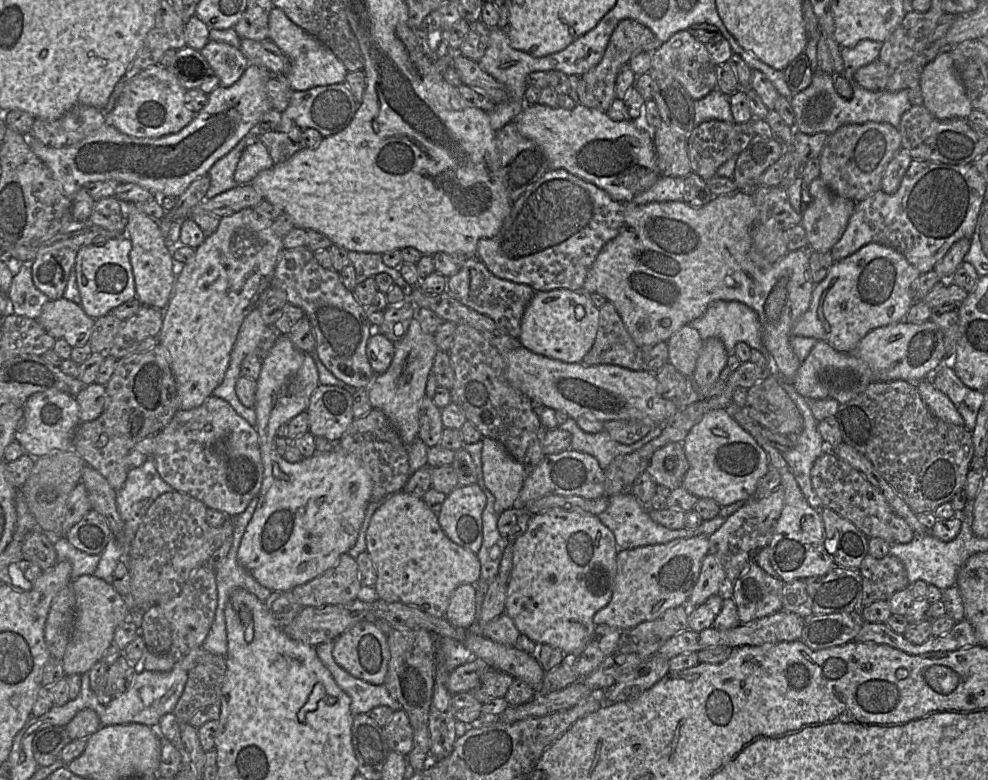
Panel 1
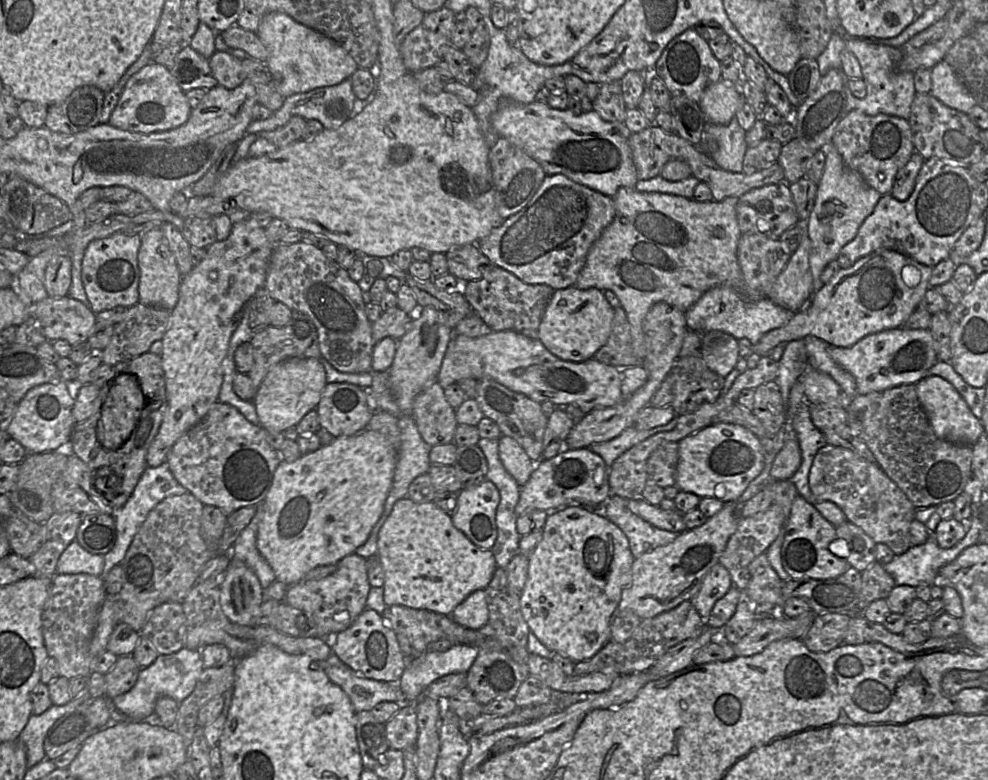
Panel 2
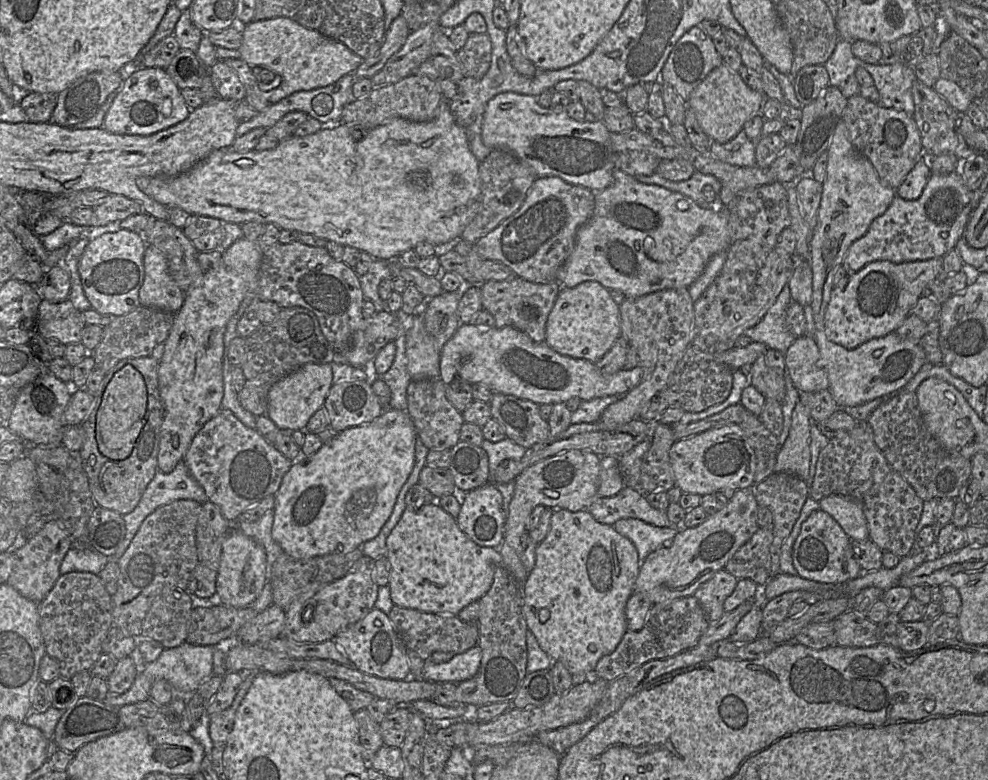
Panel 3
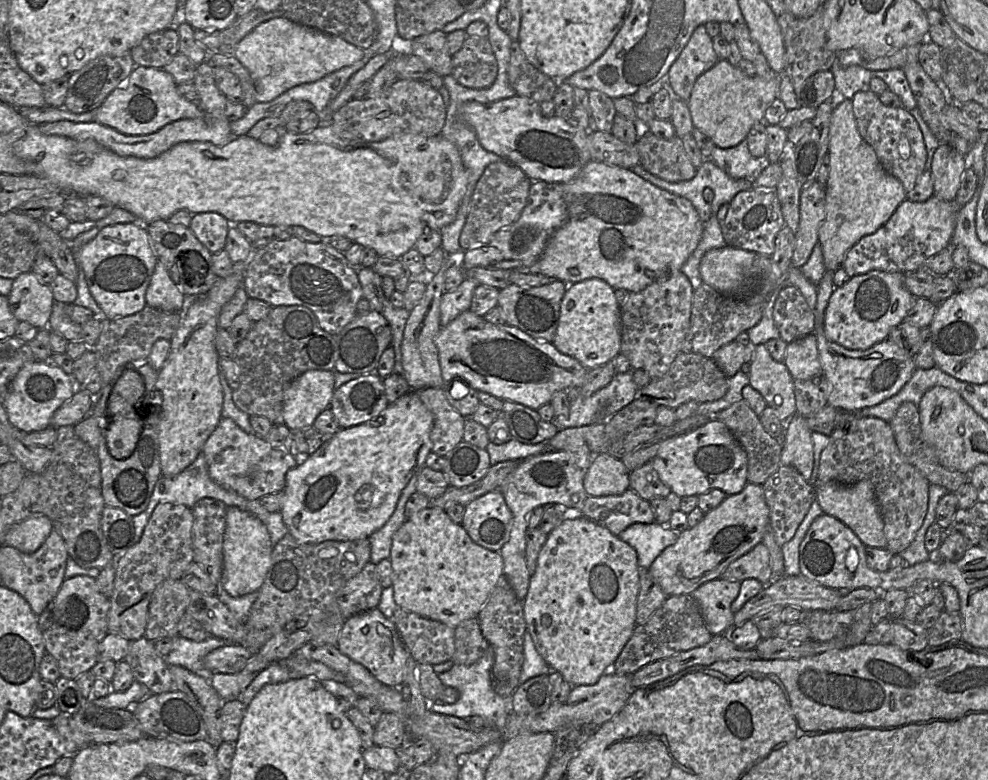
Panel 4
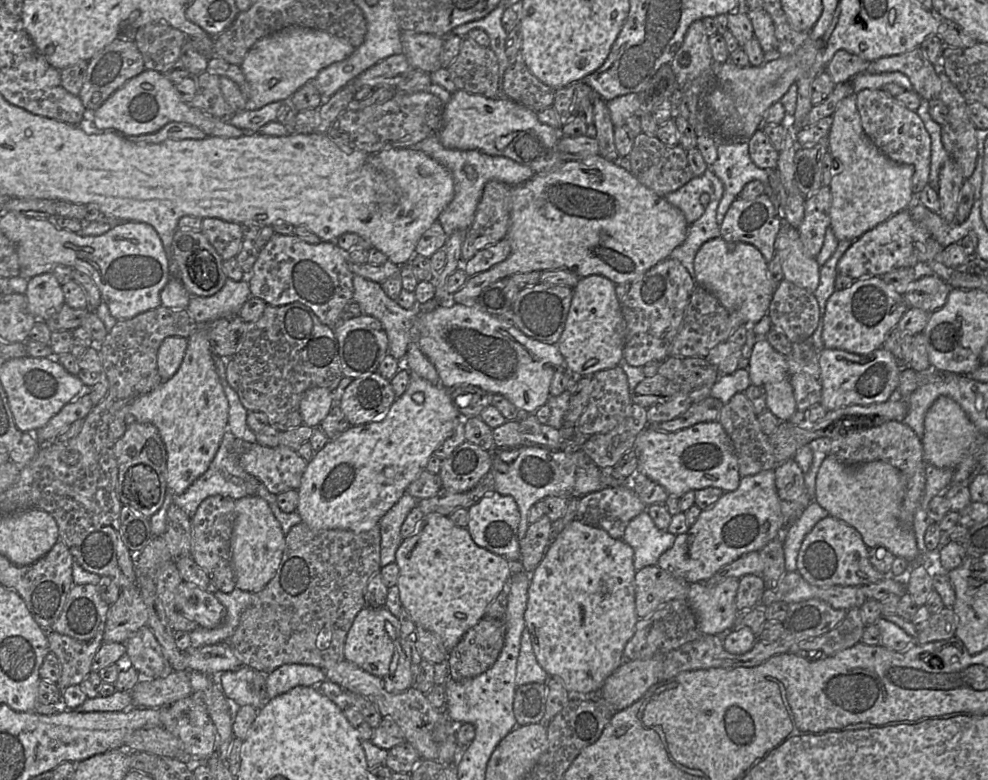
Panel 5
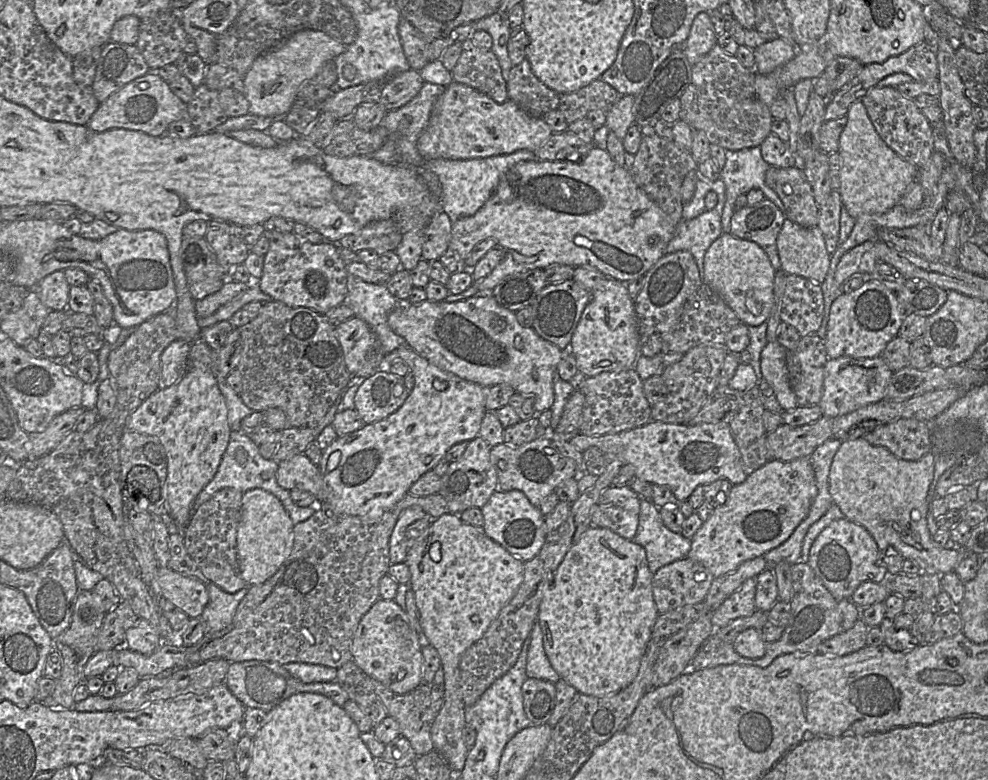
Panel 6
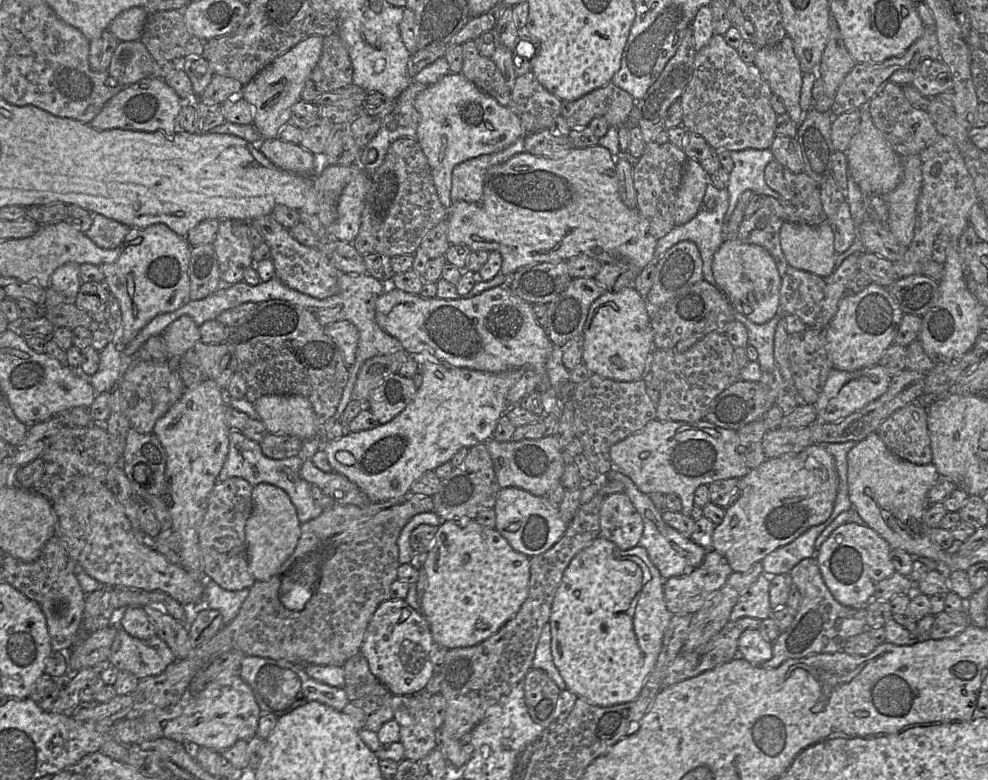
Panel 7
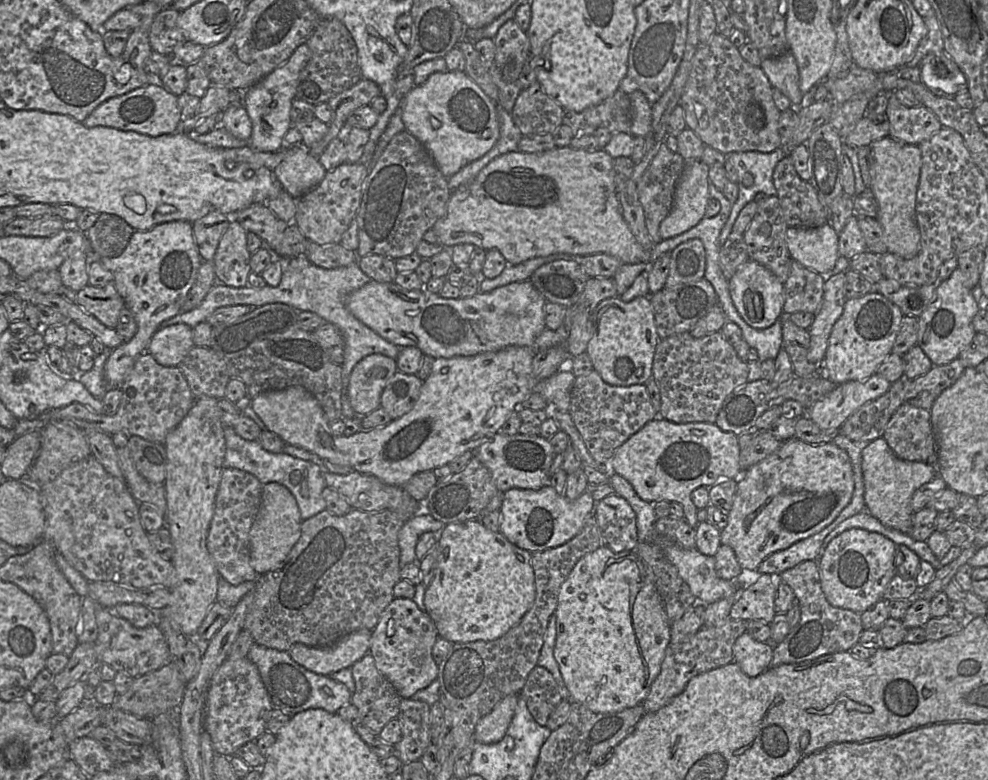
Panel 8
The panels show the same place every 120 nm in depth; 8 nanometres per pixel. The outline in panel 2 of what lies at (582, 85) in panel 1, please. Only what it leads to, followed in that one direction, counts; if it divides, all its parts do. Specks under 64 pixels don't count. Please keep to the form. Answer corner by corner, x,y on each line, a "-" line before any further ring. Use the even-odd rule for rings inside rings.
620,81
599,85
599,93
592,101
593,111
607,122
623,124
627,107
623,100

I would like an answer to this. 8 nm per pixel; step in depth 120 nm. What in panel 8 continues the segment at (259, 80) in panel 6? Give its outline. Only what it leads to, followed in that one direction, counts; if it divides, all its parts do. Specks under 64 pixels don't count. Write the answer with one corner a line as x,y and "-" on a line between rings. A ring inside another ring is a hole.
306,43
296,48
289,59
243,94
243,106
252,122
249,146
259,152
278,152
284,148
284,136
292,126
290,111
296,98
299,75
311,57

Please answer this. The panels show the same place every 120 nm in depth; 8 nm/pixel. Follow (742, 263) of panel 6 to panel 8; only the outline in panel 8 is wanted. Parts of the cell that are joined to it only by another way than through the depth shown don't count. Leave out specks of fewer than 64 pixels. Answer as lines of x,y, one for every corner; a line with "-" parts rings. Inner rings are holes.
749,259
728,280
733,303
744,319
753,328
765,329
773,325
783,314
785,291
783,283
766,267

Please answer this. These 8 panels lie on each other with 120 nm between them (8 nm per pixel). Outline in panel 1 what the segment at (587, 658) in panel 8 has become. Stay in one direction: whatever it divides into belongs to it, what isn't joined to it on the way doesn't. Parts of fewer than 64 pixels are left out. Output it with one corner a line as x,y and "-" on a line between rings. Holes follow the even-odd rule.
551,508
533,515
528,522
525,533
512,542
512,569
507,583
504,614
512,619
520,634
527,636
537,645
550,645
560,649
564,655
579,654
594,633
594,614
605,607
611,599
616,575
616,556
618,551
619,549
613,533
599,520
597,515
583,510
565,510
563,508

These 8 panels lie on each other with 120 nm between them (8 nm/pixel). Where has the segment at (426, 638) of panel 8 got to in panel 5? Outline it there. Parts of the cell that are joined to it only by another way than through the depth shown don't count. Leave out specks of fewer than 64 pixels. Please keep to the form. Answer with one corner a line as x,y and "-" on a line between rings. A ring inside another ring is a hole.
364,607
355,617
345,639
344,659
382,680
386,691
400,693
414,687
414,669
401,645
399,619
387,608

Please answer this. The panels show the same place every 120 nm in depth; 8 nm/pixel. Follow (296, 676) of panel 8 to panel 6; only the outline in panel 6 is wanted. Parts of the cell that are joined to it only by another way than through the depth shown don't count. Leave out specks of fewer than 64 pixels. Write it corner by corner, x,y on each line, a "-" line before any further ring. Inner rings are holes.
258,660
230,663
224,683
246,708
258,708
267,713
297,693
321,694
342,708
348,700
346,692
335,681
306,684
291,676
283,666

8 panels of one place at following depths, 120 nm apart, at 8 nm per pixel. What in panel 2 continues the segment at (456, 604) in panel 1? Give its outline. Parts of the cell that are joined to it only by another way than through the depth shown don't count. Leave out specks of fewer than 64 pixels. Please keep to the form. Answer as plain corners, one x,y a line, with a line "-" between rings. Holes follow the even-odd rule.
483,590
468,595
450,615
451,619
471,630
478,630
488,621
488,609

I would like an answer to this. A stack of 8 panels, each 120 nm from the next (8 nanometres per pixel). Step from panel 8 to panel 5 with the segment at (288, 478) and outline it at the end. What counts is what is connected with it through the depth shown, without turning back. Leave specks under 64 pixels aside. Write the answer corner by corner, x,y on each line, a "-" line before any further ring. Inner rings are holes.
226,431
221,441
220,447
211,462
207,471
195,480
187,490
180,495
166,494
161,508
149,518
150,529
153,537
162,535
166,530
167,511
171,504
182,509
190,518
195,514
200,503
210,496
221,495
237,500
247,496
257,496
263,498
269,504
273,514
281,524
283,533
286,535
293,526
302,522
302,518
297,511
285,513
277,505
277,495
269,492
266,486
257,478
243,470
239,463
237,453
233,448
236,437

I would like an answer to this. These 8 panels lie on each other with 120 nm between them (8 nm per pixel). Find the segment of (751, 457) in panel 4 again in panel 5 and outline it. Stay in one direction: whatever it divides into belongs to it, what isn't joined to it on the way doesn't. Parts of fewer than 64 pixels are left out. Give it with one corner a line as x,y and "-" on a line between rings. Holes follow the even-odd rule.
743,392
737,393
728,403
724,404
717,420
722,424
733,443
741,478
764,470
774,470
778,465
770,439
761,430
757,417
752,402

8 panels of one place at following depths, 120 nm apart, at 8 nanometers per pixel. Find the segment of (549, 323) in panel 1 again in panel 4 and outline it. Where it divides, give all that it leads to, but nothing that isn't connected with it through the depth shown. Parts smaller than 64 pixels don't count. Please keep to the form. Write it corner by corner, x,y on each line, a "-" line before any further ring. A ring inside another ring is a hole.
590,278
568,284
561,300
558,325
551,343
559,352
573,357
586,369
604,365
620,353
621,311
614,290
607,282

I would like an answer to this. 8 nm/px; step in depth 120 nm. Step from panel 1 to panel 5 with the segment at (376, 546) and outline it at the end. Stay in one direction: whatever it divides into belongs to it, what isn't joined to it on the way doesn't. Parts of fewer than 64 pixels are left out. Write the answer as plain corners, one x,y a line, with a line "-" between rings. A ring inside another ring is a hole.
439,513
425,515
417,532
402,541
396,551
395,563
399,567
396,585
402,607
408,611
416,625
436,634
448,652
484,617
487,605
507,588
511,565
513,570
521,570
520,561
508,562
502,556
479,547
466,527
456,526
449,517

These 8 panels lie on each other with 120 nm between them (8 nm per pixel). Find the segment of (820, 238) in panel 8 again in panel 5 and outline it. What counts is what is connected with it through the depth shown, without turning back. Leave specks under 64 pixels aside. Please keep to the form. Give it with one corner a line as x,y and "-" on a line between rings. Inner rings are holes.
792,226
781,227
775,246
779,250
784,280
814,293
821,267
815,258
805,255
798,230

